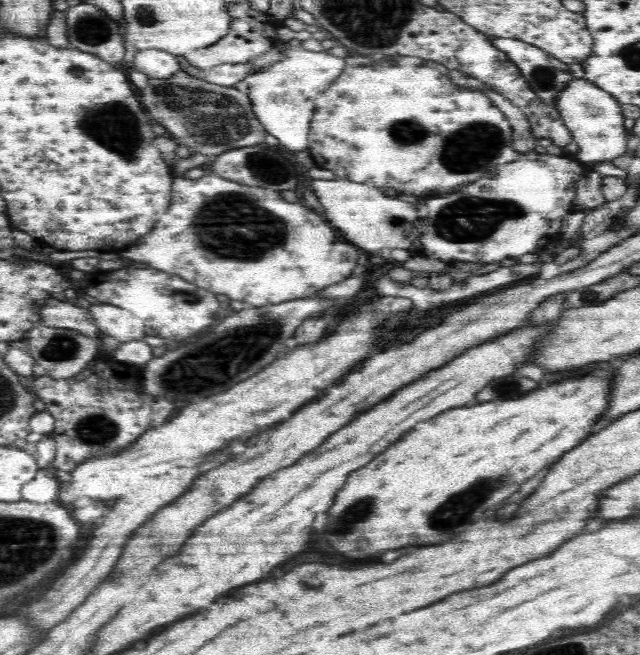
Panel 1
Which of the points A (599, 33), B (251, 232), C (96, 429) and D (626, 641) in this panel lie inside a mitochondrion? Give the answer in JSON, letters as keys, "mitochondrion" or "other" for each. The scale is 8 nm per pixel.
{"A":"other","B":"mitochondrion","C":"mitochondrion","D":"other"}

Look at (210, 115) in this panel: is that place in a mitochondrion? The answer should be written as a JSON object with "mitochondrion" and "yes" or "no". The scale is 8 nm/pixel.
{"mitochondrion":"yes"}

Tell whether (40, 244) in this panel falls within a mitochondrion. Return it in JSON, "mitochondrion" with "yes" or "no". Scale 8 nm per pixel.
{"mitochondrion":"no"}

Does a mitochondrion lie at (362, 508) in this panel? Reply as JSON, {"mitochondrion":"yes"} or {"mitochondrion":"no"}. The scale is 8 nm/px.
{"mitochondrion":"yes"}

